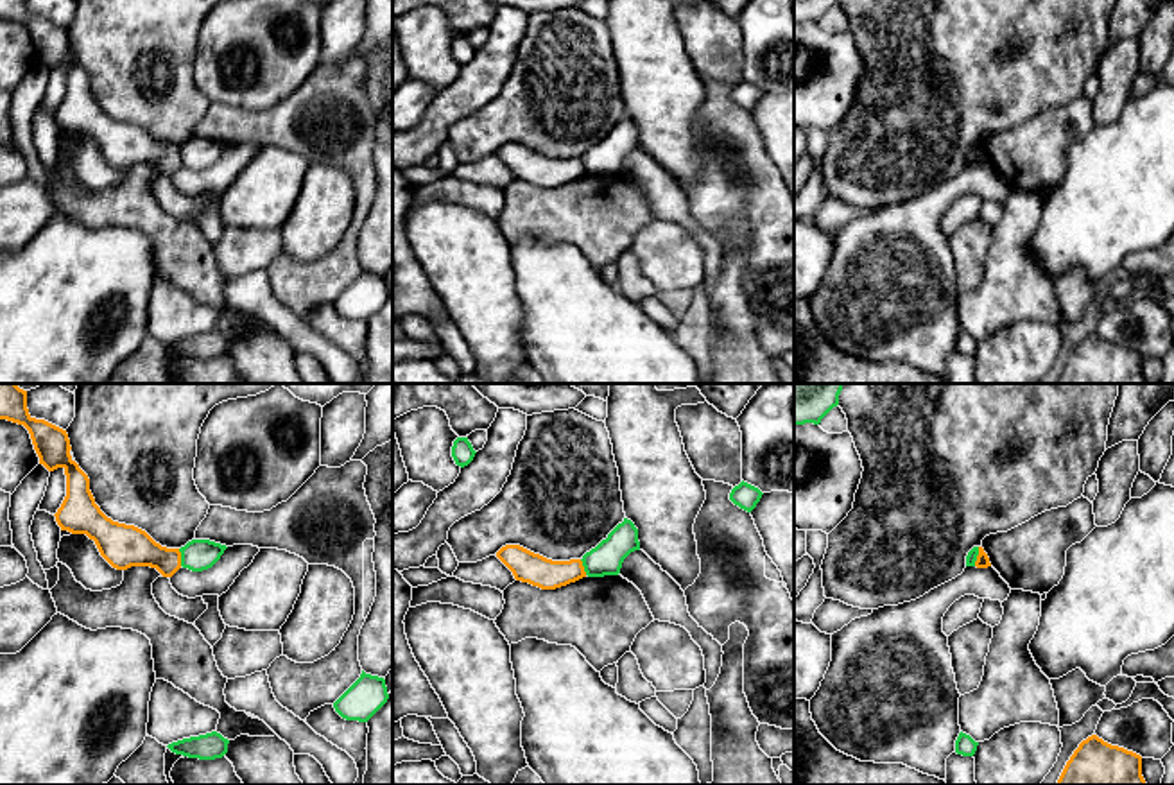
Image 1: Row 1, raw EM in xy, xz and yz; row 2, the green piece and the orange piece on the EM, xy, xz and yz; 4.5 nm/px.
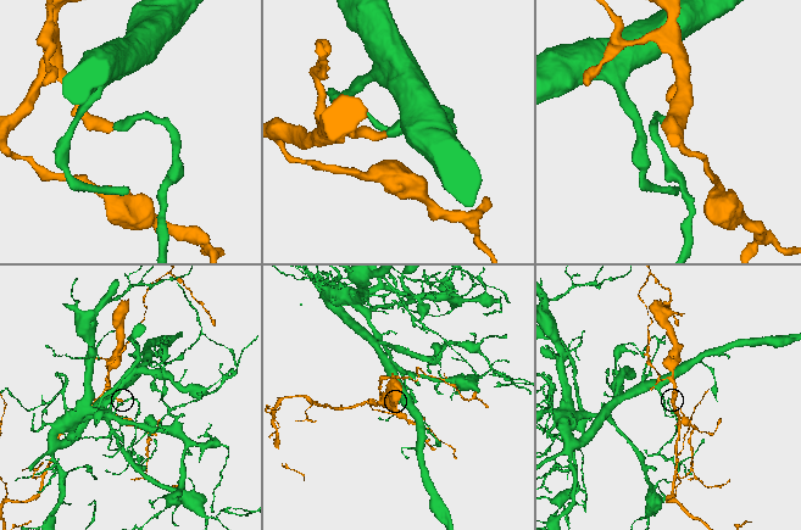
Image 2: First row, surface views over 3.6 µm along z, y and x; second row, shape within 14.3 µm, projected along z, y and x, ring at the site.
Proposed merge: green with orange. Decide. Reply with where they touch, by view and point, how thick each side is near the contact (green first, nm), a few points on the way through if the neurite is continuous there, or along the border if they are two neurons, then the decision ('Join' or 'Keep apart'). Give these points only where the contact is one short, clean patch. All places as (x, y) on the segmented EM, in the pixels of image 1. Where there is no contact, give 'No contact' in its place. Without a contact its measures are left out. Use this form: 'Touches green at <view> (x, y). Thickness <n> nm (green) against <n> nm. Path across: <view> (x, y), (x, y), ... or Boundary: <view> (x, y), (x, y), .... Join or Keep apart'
Touches green at xy (181, 558). Thickness 140 nm (green) against 190 nm. Boundary: xy (178, 549), (181, 565). Keep apart

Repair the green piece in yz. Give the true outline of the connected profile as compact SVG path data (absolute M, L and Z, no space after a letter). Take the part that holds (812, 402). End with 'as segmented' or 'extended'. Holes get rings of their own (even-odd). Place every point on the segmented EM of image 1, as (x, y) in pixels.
M794 384L794 425L814 423L839 405L844 384Z; as segmented

